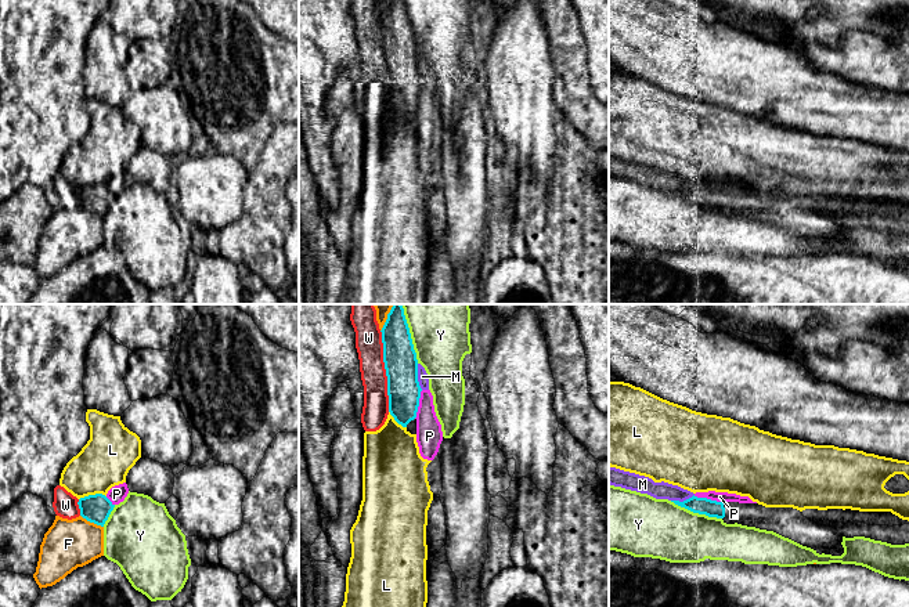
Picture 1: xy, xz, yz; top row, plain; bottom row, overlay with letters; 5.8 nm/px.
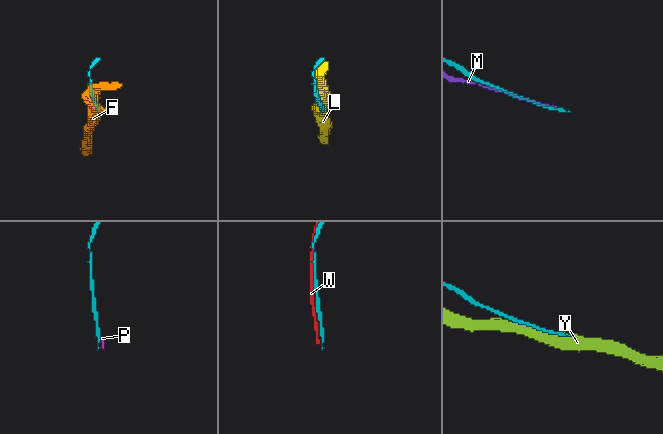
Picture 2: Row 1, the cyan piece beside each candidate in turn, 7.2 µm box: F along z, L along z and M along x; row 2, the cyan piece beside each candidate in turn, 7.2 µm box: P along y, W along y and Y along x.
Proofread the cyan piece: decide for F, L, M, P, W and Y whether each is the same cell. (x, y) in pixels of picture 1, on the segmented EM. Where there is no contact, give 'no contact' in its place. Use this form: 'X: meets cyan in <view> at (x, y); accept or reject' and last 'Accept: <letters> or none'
F: meets cyan in xy at (92, 521); reject
L: meets cyan in xy at (92, 495); reject
M: meets cyan in xz at (417, 376); reject
P: meets cyan in xz at (418, 404); reject
W: meets cyan in xz at (386, 371); reject
Y: meets cyan in xz at (410, 333); reject
Accept: none

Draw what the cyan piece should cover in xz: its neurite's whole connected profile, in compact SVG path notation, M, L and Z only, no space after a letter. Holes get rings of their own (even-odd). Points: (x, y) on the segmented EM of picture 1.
M393 304L380 332L389 412L407 431L416 434L415 418L422 389L418 382L416 353L401 304Z

